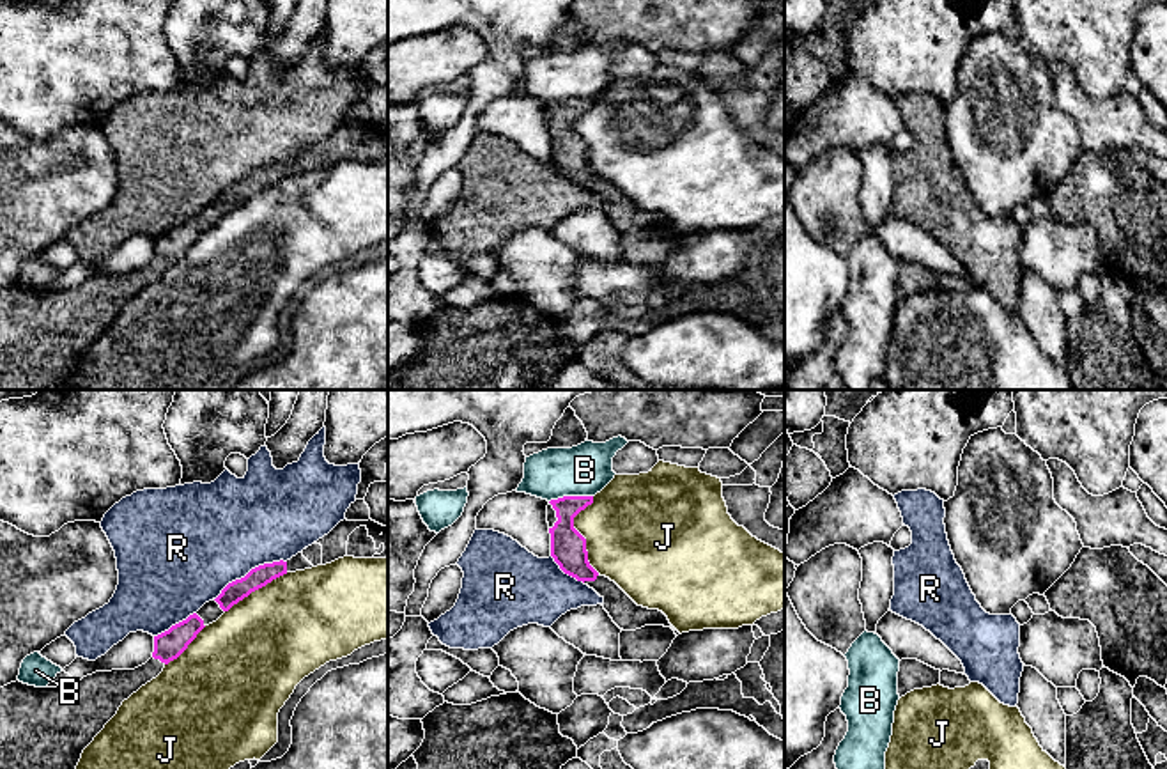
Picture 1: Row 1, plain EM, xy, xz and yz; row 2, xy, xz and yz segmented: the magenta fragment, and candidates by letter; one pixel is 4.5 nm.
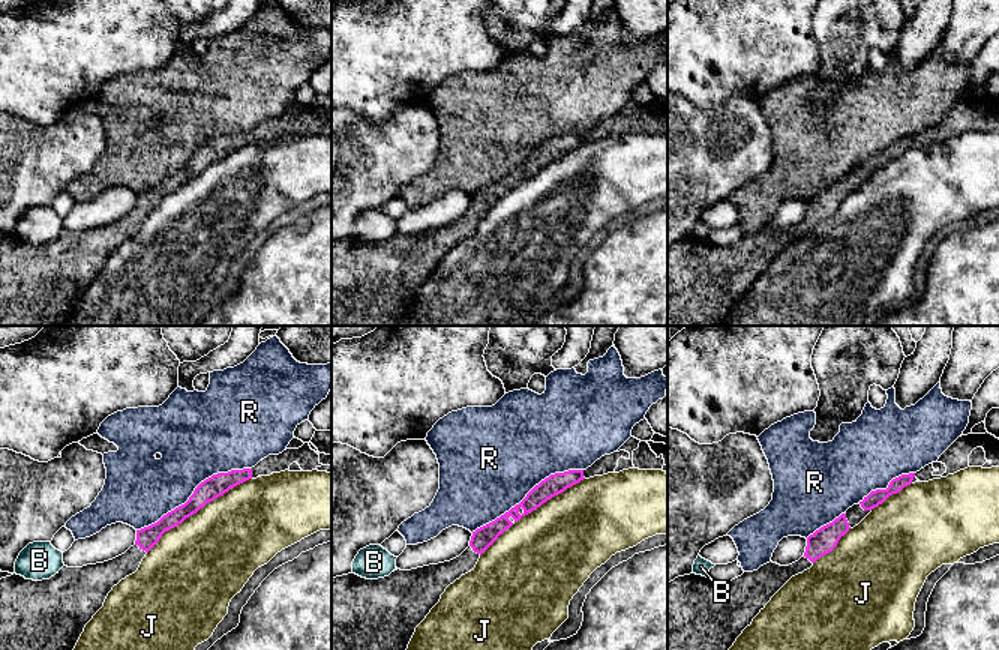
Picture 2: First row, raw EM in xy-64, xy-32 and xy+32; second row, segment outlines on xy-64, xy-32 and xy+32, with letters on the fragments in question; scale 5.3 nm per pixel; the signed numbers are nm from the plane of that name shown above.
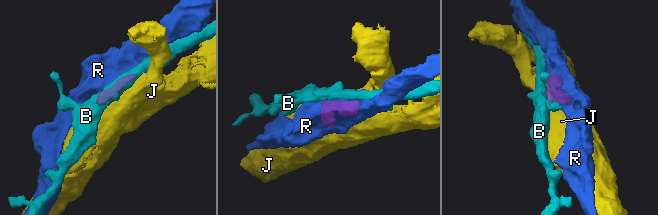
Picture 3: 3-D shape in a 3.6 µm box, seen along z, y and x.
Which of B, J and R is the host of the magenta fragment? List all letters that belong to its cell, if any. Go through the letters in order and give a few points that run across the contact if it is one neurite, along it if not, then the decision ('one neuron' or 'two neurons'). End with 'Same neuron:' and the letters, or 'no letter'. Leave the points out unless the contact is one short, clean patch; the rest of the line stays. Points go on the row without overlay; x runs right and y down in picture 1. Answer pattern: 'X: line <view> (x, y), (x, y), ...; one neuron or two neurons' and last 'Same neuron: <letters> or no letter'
B: two neurons
J: two neurons
R: two neurons
Same neuron: no letter

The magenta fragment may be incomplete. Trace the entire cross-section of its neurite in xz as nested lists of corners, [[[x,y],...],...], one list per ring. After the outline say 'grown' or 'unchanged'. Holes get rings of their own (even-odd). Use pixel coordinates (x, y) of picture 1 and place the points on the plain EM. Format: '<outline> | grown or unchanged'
[[[563,99],[549,105],[547,126],[551,136],[551,159],[565,177],[576,181],[577,184],[583,184],[604,202],[604,213],[609,216],[609,220],[620,232],[636,234],[645,229],[664,229],[671,230],[678,239],[680,236],[669,227],[668,220],[662,214],[638,209],[614,184],[606,179],[600,179],[590,168],[586,142],[574,131],[574,120],[591,106],[593,99]]] | grown

